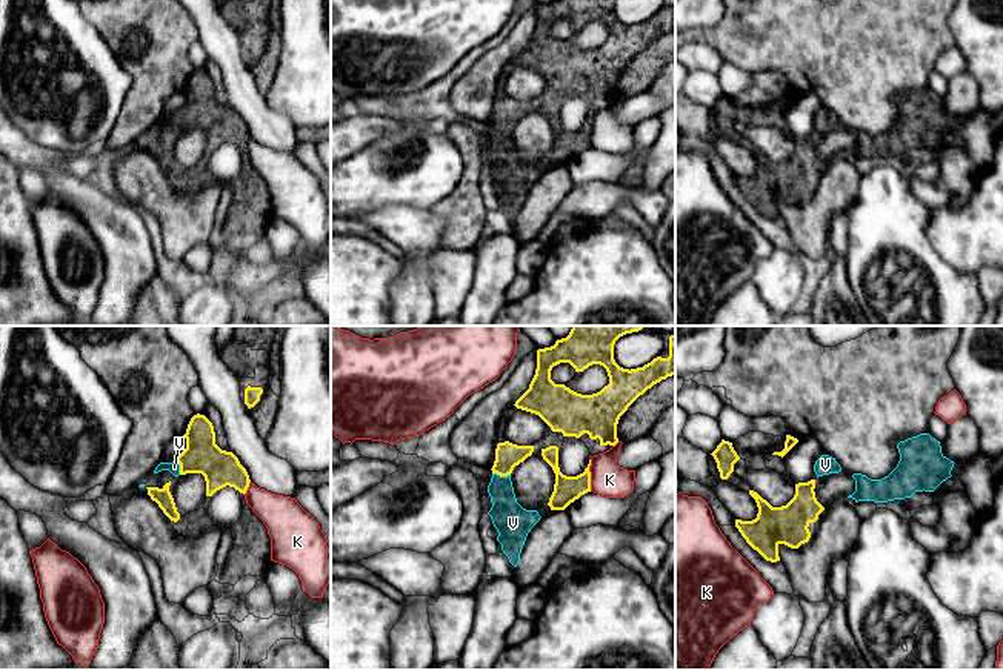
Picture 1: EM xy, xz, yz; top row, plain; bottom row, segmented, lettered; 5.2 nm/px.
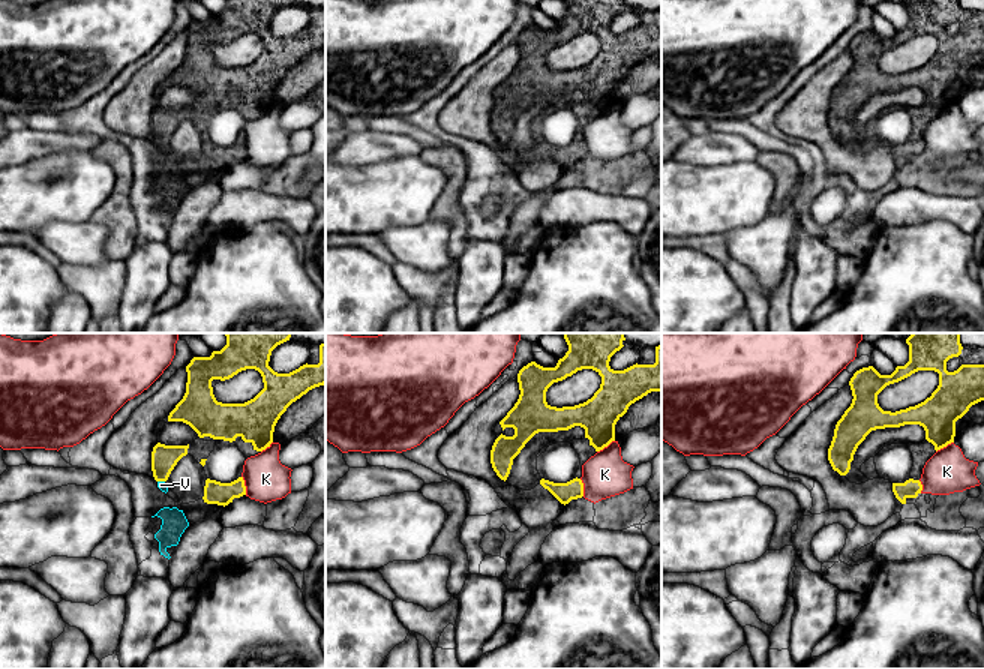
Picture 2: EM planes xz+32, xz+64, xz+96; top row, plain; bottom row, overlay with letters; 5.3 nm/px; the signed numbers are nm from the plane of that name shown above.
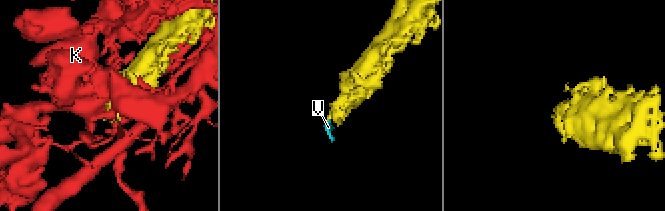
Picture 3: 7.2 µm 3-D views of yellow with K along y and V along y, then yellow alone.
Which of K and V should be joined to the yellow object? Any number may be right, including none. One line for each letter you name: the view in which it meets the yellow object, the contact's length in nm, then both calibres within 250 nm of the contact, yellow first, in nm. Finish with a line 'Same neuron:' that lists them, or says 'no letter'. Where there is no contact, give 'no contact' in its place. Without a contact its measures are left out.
V: xz | 100 nm | 140/180 nm
Same neuron: V

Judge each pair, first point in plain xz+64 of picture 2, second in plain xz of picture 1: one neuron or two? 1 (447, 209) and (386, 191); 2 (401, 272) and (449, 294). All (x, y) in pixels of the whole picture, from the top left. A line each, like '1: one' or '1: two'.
1: two
2: one

